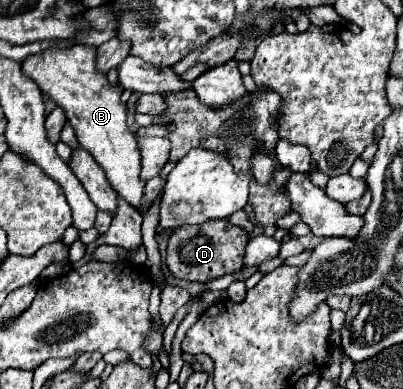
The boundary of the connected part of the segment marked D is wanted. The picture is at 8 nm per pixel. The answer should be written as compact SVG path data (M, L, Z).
M209 220L199 226L175 228L167 244L167 268L175 278L189 282L209 282L243 268L243 256L249 234L241 226L229 224L229 220Z

